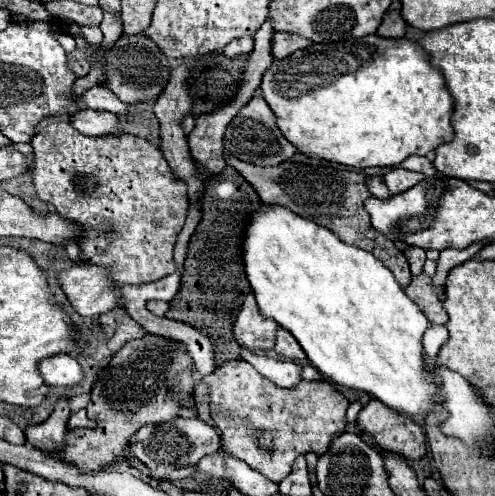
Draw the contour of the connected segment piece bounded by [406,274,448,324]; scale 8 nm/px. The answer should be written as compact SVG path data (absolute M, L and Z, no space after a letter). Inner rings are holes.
M420 274L416 278L412 278L412 284L406 288L406 294L416 302L416 306L434 322L434 324L446 324L448 322L448 314L442 306L440 300L440 292L436 292L430 286L432 278L428 278L426 274Z

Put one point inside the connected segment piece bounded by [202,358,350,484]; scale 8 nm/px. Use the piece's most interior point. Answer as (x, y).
(307, 418)

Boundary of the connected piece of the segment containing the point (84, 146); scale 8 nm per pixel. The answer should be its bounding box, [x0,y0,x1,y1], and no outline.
[32,122,188,284]

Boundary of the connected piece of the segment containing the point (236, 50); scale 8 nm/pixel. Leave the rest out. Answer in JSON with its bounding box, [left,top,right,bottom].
[224,36,254,58]

